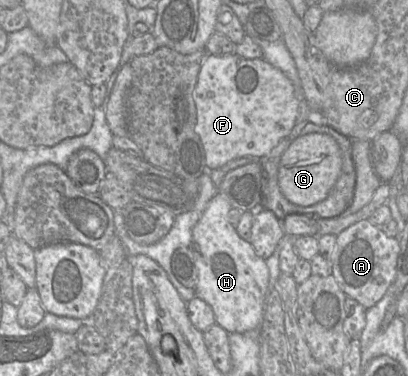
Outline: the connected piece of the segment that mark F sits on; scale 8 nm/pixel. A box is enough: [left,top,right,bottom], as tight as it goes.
[193,52,299,170]

